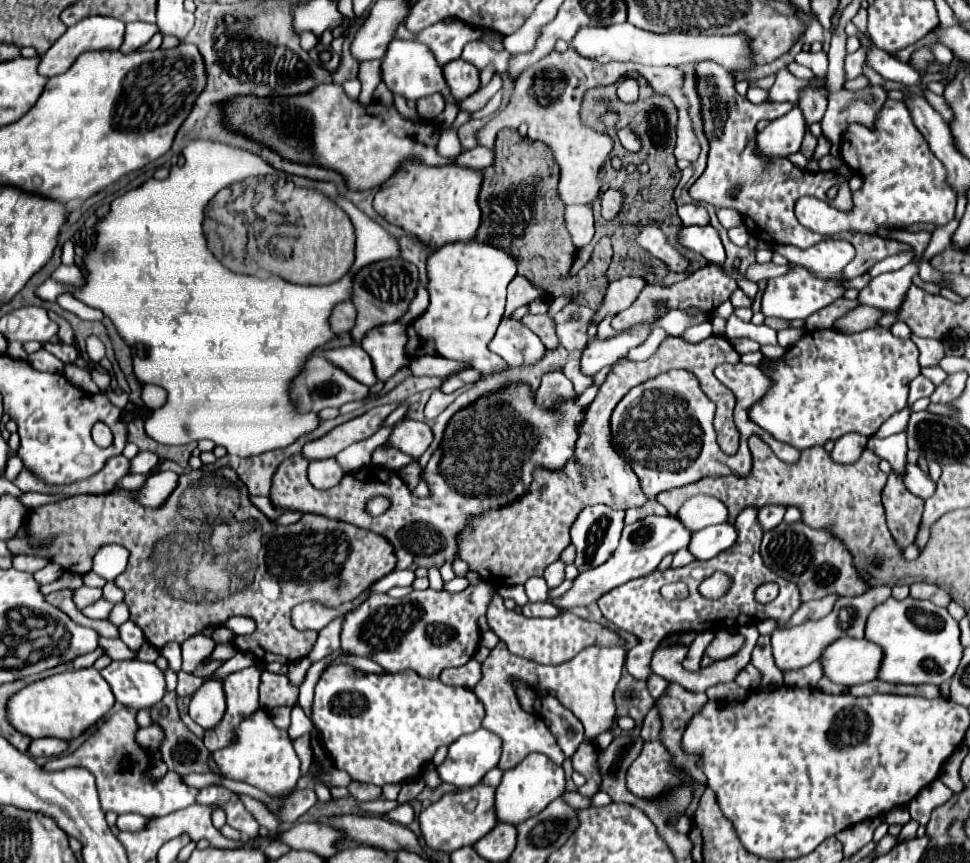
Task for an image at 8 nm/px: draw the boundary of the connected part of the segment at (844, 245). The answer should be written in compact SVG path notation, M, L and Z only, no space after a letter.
M825 238L809 250L793 246L773 246L777 254L785 256L791 264L805 266L821 280L841 280L841 270L853 260L855 248L847 240Z

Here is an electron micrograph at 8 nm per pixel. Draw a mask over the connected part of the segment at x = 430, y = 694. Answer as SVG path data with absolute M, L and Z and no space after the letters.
M333 664L321 674L311 706L311 720L321 732L323 744L327 744L327 752L335 766L349 772L357 782L377 786L417 776L421 766L433 758L439 746L449 746L459 736L477 732L483 716L485 708L469 688L447 686L441 680L425 680L413 670L397 674L367 674L353 670L349 664Z

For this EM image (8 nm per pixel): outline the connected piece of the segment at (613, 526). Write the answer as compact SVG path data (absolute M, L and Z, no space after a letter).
M591 506L579 514L571 528L571 544L577 548L577 558L573 564L577 566L579 572L597 568L613 556L613 552L617 550L617 542L621 538L623 516L625 516L623 510L611 510L609 506Z

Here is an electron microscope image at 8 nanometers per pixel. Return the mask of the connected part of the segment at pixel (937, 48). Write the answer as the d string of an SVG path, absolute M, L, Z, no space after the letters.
M935 42L935 46L931 46L931 52L933 52L933 56L941 62L941 64L949 64L951 60L953 60L953 52L945 46L945 44L941 44L941 42Z

